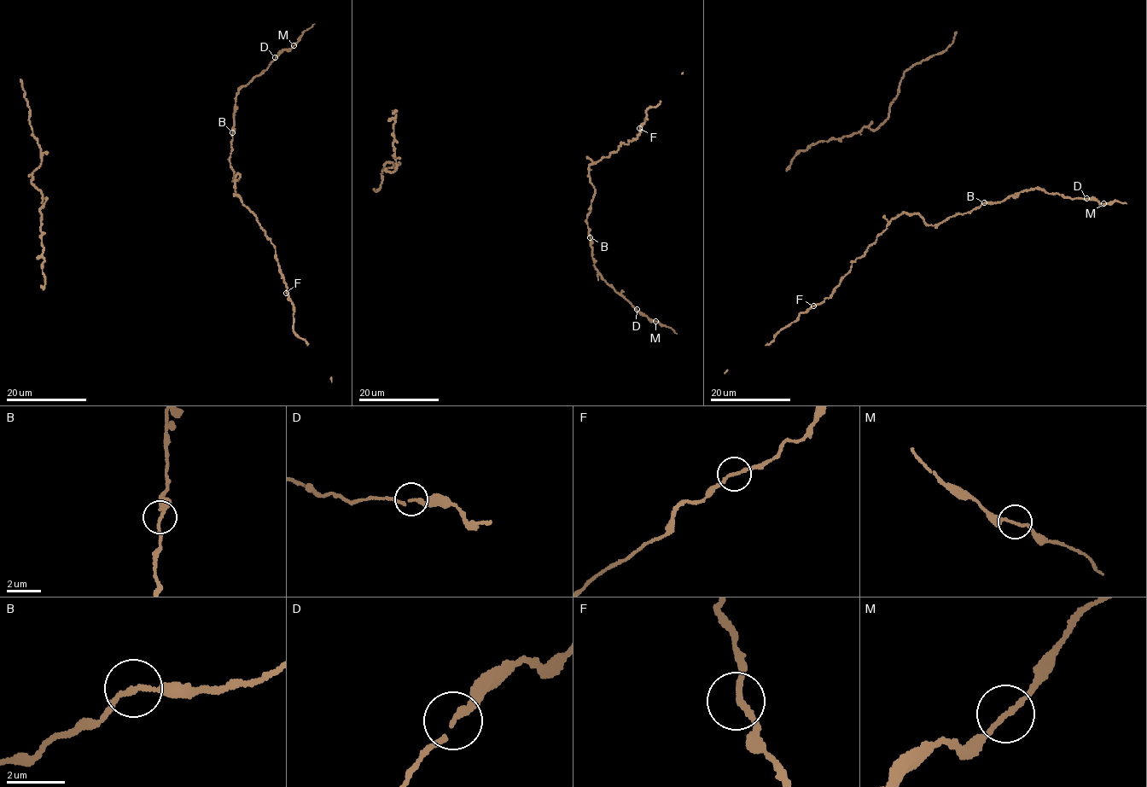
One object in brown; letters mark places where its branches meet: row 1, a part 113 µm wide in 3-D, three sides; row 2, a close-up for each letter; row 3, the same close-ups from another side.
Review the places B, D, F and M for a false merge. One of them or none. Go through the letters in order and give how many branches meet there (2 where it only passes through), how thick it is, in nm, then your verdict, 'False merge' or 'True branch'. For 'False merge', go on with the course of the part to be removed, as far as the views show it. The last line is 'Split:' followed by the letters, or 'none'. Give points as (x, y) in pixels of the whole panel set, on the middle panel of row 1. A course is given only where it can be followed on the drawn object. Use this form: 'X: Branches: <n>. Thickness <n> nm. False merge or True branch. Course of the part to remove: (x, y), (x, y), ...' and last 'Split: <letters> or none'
B: Branches: 2. Thickness 150 nm. True branch
D: Branches: 2. Thickness 170 nm. True branch
F: Branches: 2. Thickness 190 nm. True branch
M: Branches: 2. Thickness 160 nm. True branch
Split: none

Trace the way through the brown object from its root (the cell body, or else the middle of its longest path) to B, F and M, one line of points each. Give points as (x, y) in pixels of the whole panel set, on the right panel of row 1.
B: (882, 216), (890, 221), (902, 213), (917, 213), (925, 224), (937, 225), (951, 216), (971, 212), (984, 202)
F: (882, 216), (888, 223), (884, 230), (864, 255), (856, 258), (829, 298), (813, 306)
M: (882, 216), (890, 221), (917, 213), (937, 225), (1035, 189), (1103, 204)

